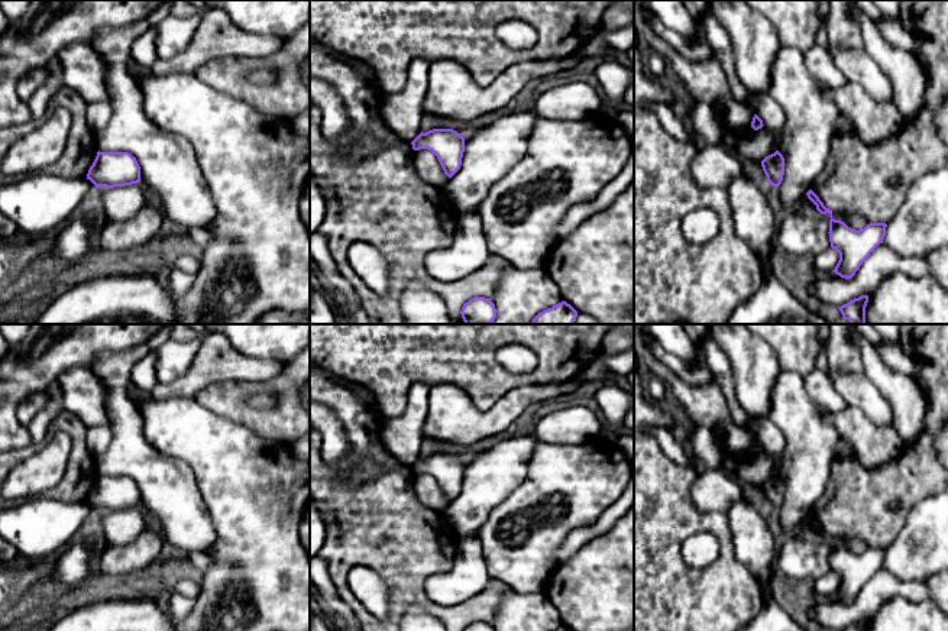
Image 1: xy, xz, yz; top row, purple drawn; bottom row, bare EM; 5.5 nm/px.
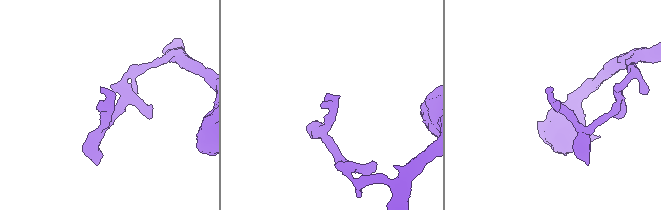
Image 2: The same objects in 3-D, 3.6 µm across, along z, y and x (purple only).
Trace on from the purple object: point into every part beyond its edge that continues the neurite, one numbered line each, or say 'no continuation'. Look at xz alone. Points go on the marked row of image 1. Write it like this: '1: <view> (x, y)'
no continuation

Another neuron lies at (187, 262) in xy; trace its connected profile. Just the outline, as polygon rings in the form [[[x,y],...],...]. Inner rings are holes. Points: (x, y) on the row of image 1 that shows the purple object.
[[[184,250],[174,262],[174,265],[185,272],[185,274],[191,274],[195,275],[200,269],[200,262],[198,262],[198,256],[195,255],[194,250]]]

